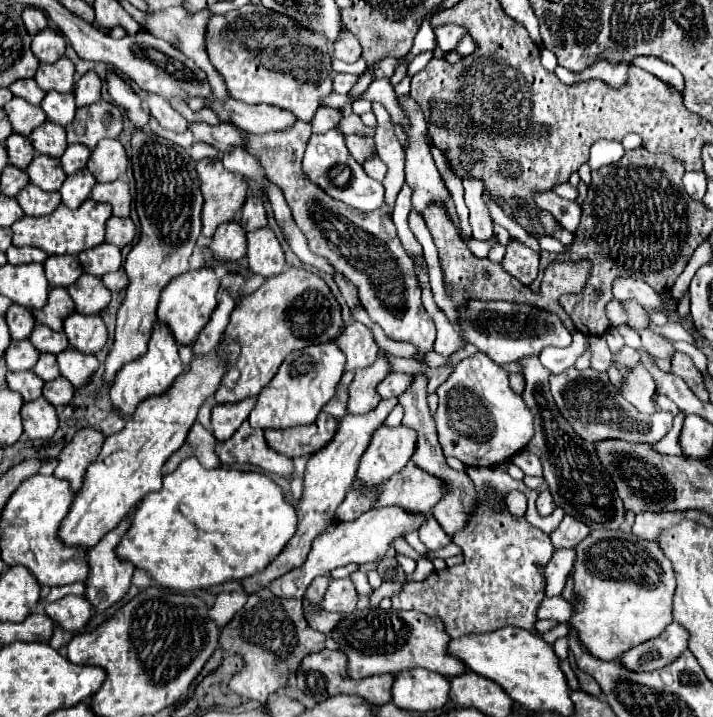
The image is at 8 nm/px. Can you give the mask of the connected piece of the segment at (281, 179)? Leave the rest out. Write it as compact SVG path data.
M298 121L296 127L284 133L240 133L244 137L246 151L262 163L266 177L284 191L294 221L306 235L308 249L314 255L326 257L332 267L342 271L344 277L358 287L362 307L366 309L370 319L384 329L388 339L408 341L420 347L420 351L430 351L436 339L436 329L422 305L414 263L400 245L396 227L386 217L386 211L382 209L376 213L358 213L356 209L330 199L330 195L326 195L320 187L314 187L310 179L306 179L306 173L302 171L302 159L306 143L312 135L312 123Z

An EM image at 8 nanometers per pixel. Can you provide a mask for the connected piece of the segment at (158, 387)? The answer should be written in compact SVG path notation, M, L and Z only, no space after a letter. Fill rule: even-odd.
M156 321L148 341L148 351L138 359L122 365L122 369L118 371L110 387L112 403L116 409L122 411L124 417L130 417L140 401L144 401L150 395L164 393L180 373L182 373L182 361L178 357L178 343L174 343L174 337L170 335L170 327L162 327L162 323Z

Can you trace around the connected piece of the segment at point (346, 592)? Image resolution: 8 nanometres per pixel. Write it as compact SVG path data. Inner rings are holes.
M330 577L330 585L328 585L328 589L324 593L322 603L312 605L308 599L304 599L304 613L310 615L316 609L350 613L350 611L356 609L356 601L358 601L358 593L356 593L350 579L334 579L334 577Z

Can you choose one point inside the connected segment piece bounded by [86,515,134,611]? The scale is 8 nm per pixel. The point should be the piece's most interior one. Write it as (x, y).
(109, 579)

